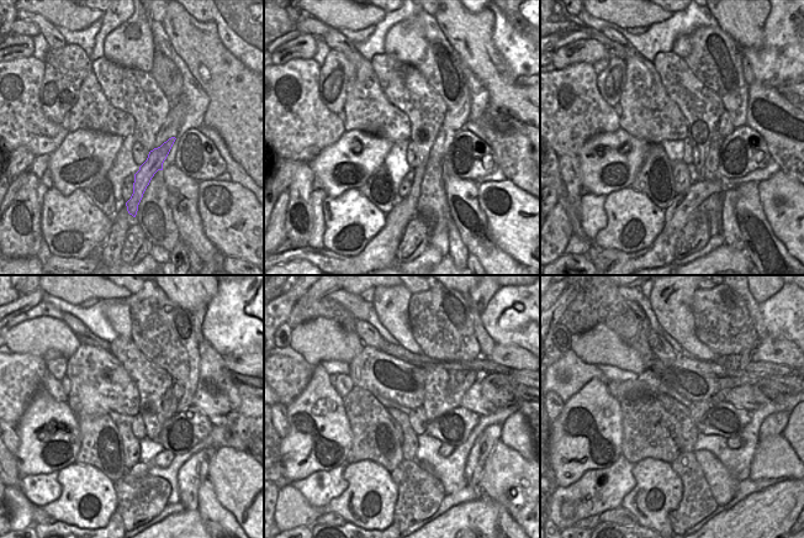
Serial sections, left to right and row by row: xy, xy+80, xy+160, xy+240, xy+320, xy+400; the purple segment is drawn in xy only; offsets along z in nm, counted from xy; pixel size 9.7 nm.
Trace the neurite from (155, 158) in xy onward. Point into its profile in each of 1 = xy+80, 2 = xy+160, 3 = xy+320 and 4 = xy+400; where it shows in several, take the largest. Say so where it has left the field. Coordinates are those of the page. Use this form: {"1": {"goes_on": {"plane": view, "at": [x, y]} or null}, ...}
{"1": {"goes_on": {"plane": "xy+80", "at": [445, 136]}}, "2": {"goes_on": {"plane": "xy+160", "at": [724, 126]}}, "3": {"goes_on": {"plane": "xy+320", "at": [456, 376]}}, "4": {"goes_on": {"plane": "xy+400", "at": [734, 363]}}}

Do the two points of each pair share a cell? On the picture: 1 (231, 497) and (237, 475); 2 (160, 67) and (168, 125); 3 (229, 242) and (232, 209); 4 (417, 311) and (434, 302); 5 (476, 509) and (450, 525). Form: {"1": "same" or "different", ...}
{"1": "same", "2": "same", "3": "same", "4": "same", "5": "same"}

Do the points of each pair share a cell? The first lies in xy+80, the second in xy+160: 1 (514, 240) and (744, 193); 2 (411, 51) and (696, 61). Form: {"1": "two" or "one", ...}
{"1": "two", "2": "two"}

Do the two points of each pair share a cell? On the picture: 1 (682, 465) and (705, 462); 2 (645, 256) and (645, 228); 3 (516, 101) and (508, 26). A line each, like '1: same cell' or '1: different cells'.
1: different cells
2: different cells
3: different cells

